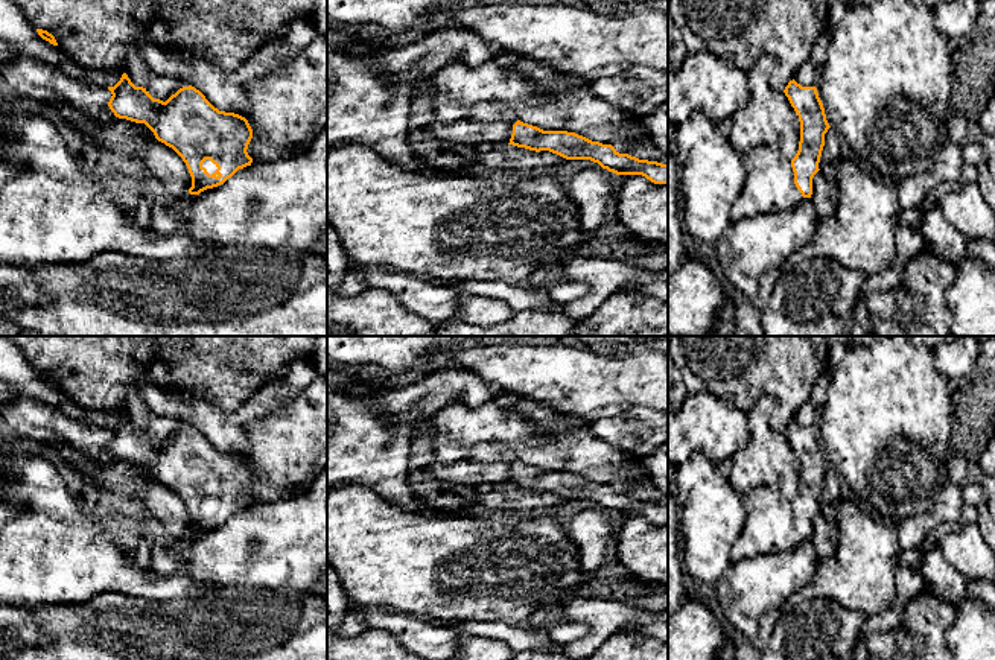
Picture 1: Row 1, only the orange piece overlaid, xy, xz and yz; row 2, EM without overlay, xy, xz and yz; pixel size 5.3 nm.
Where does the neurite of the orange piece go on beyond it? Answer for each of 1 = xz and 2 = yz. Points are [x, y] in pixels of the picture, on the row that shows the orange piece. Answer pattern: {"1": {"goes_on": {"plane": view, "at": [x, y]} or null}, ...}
{"1": {"goes_on": null}, "2": {"goes_on": null}}

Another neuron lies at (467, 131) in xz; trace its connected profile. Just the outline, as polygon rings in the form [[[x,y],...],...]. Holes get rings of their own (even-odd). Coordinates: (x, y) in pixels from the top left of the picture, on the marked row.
[[[435,119],[426,126],[424,132],[461,144],[478,146],[482,143],[494,143],[496,146],[504,148],[510,143],[513,125],[505,122],[482,123],[470,119],[456,123],[443,123]]]

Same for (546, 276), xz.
[[[567,259],[539,266],[528,278],[528,286],[532,289],[546,289],[563,306],[587,294],[587,284],[558,277],[558,271],[566,263],[566,260]]]

